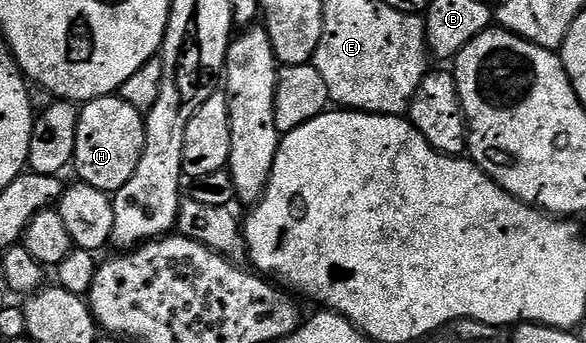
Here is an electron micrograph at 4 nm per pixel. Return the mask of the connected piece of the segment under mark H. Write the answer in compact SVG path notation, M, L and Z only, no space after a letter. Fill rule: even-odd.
M102 96L96 100L86 101L79 108L77 122L77 142L73 169L82 183L93 186L97 190L114 194L133 178L133 170L137 170L137 162L141 162L141 154L145 150L145 134L147 122L144 113L133 110L129 102L120 96Z

